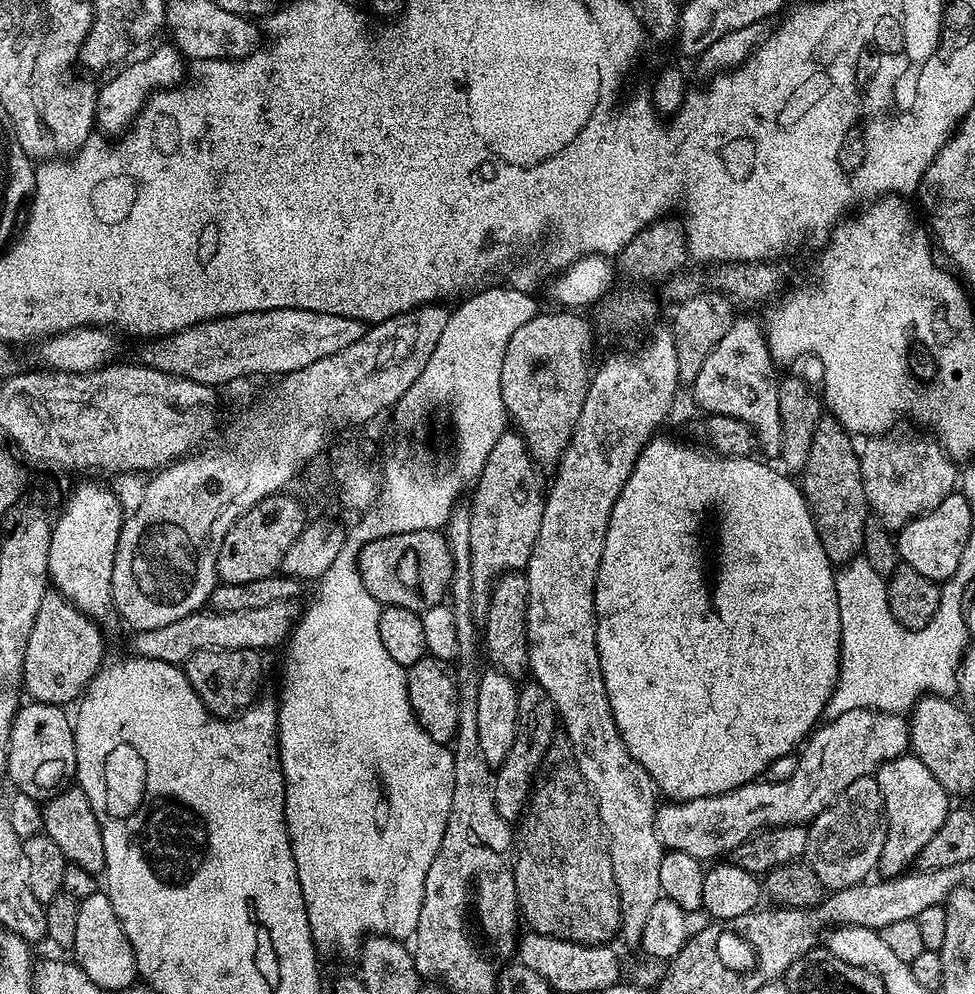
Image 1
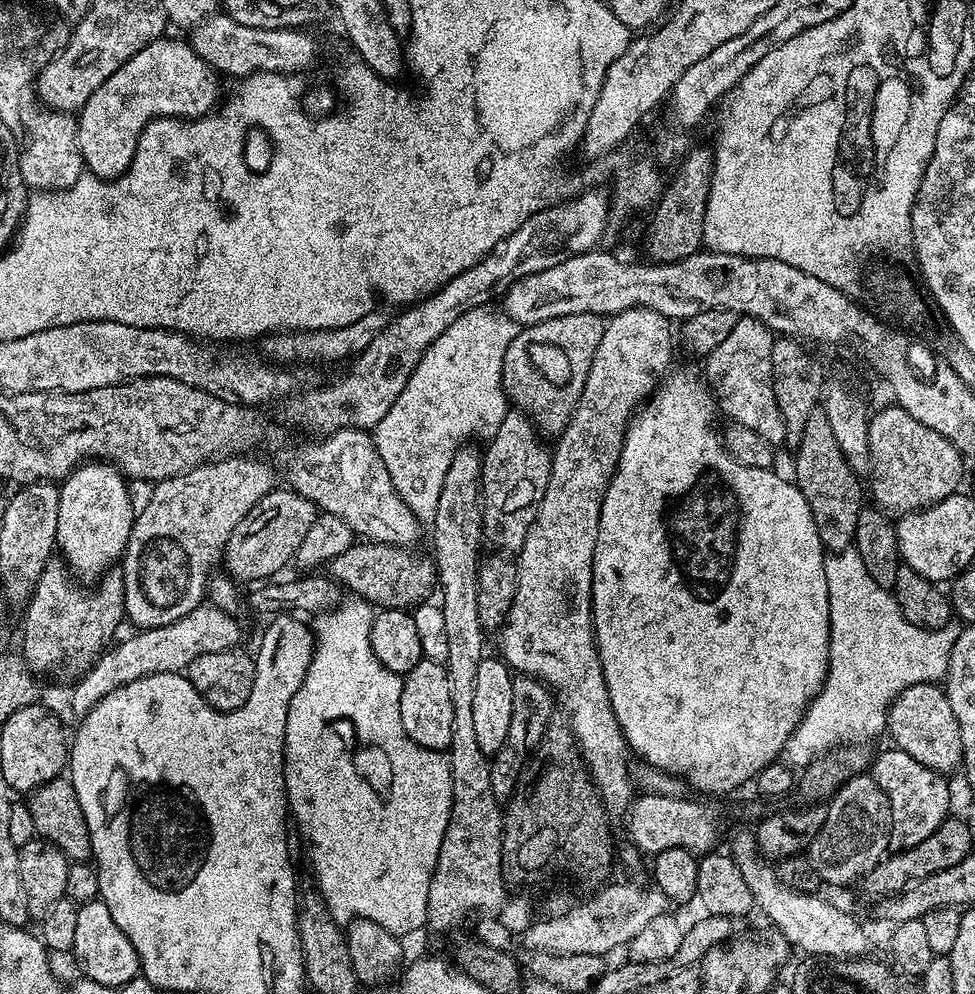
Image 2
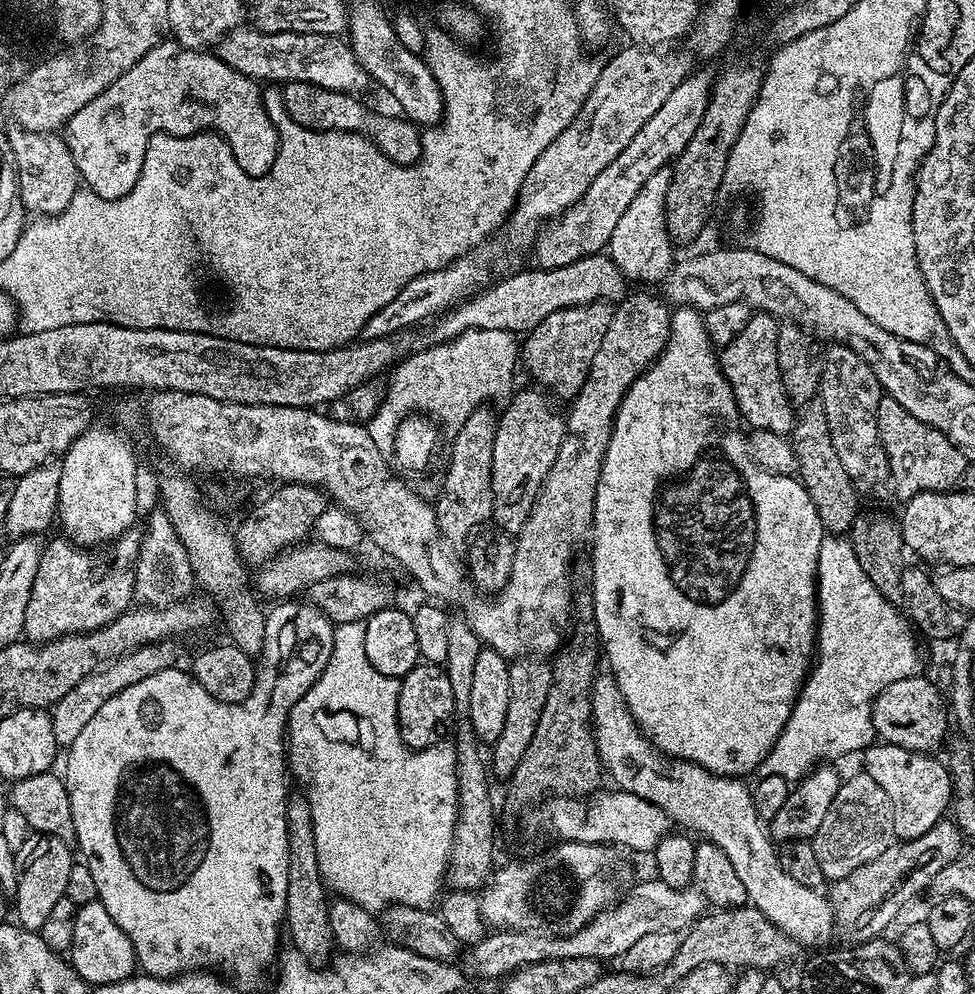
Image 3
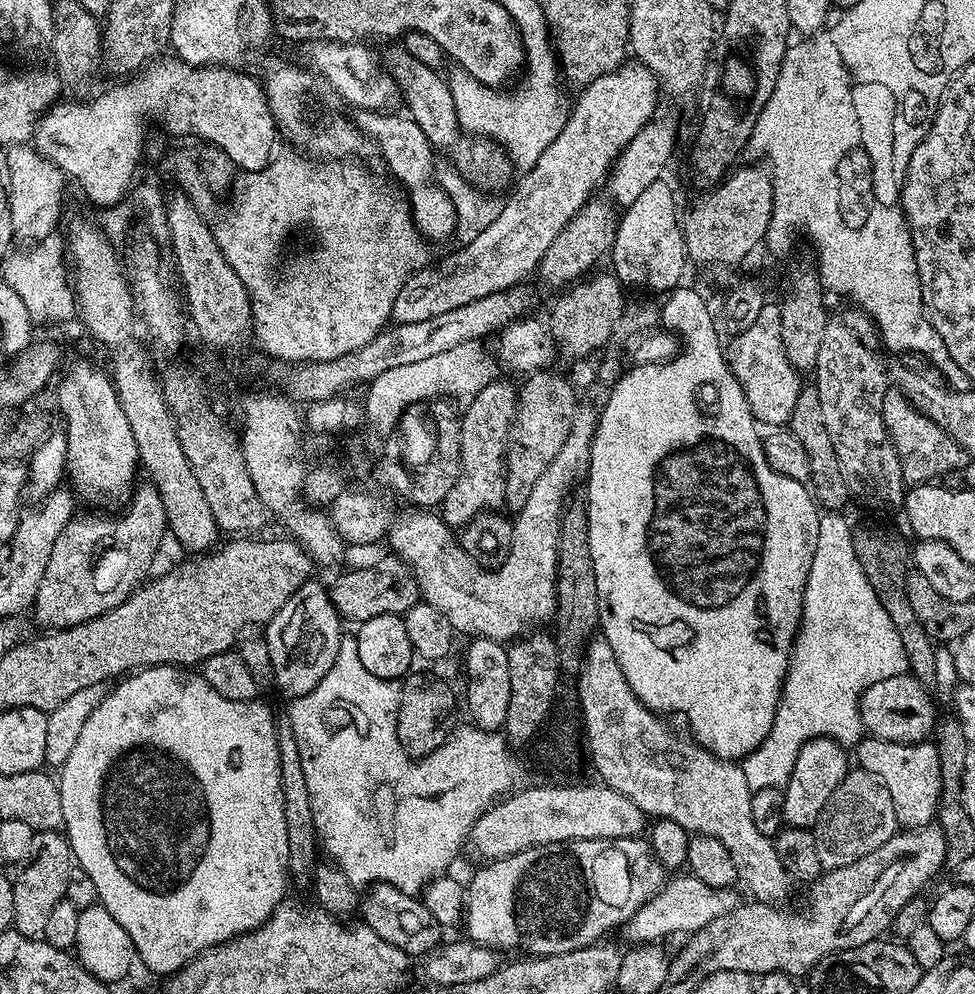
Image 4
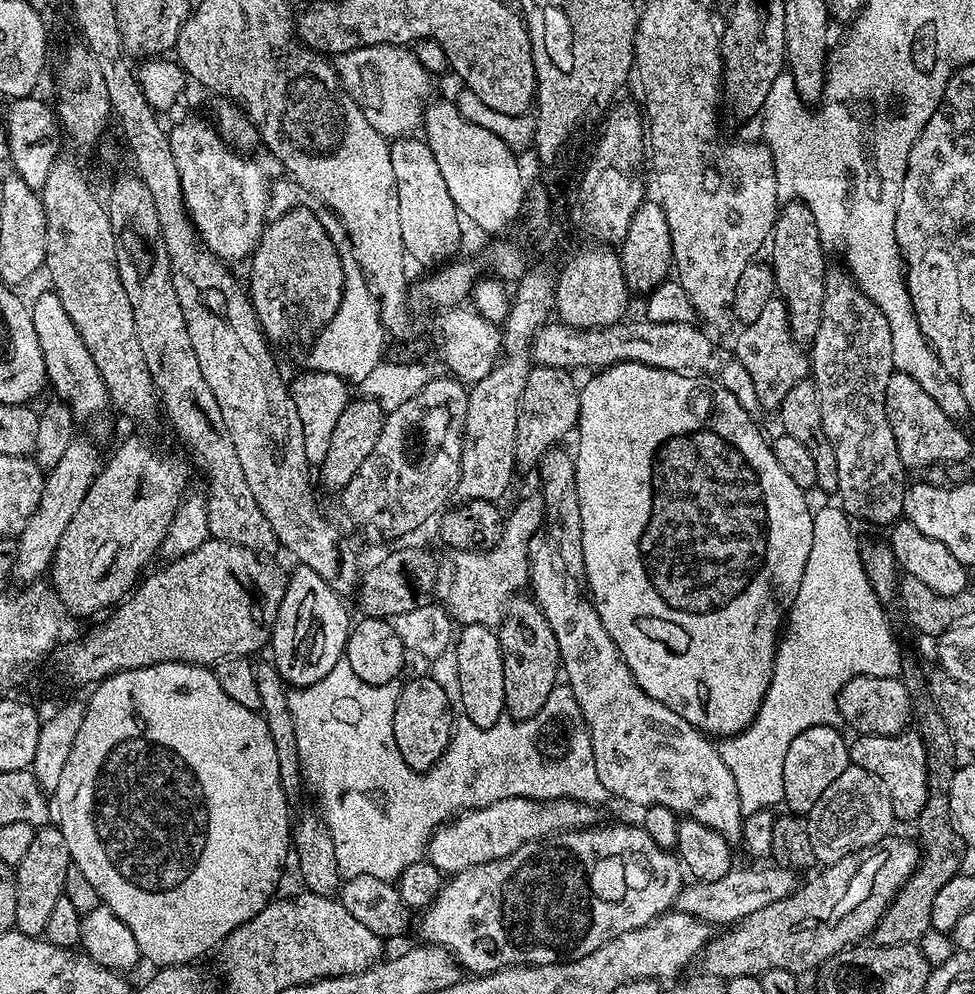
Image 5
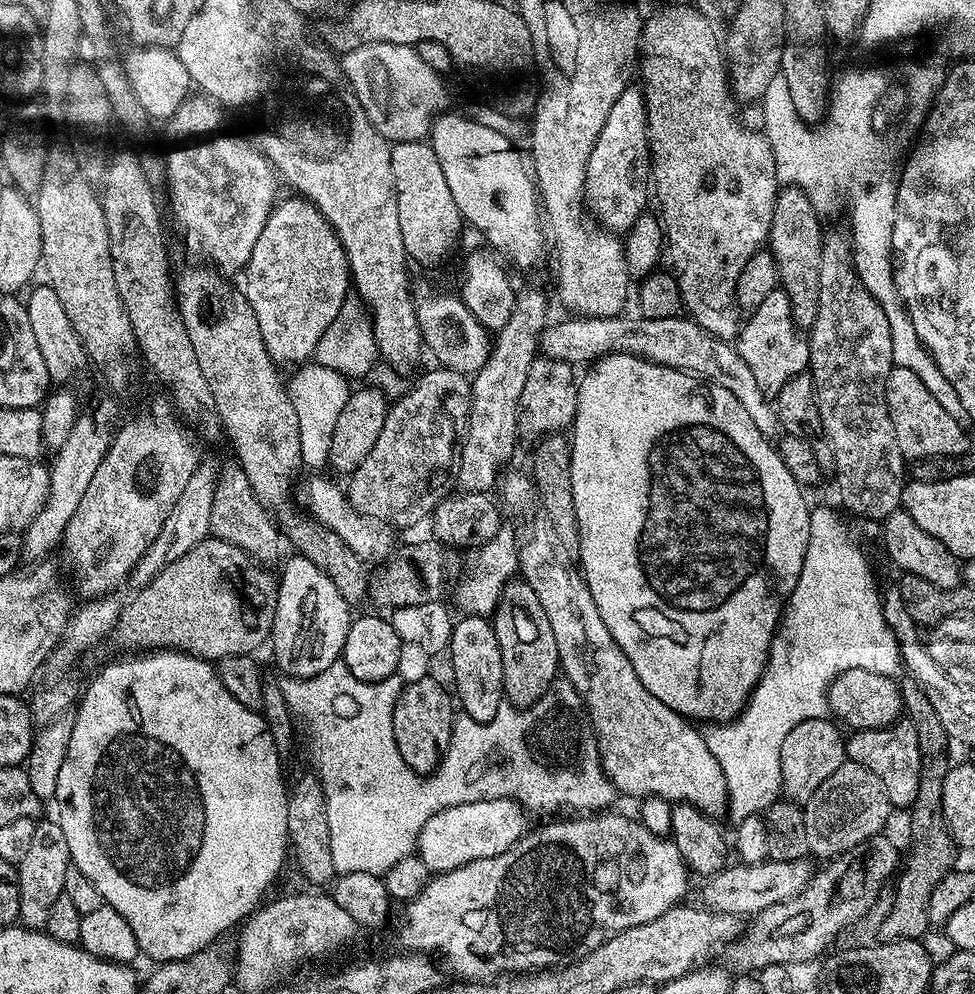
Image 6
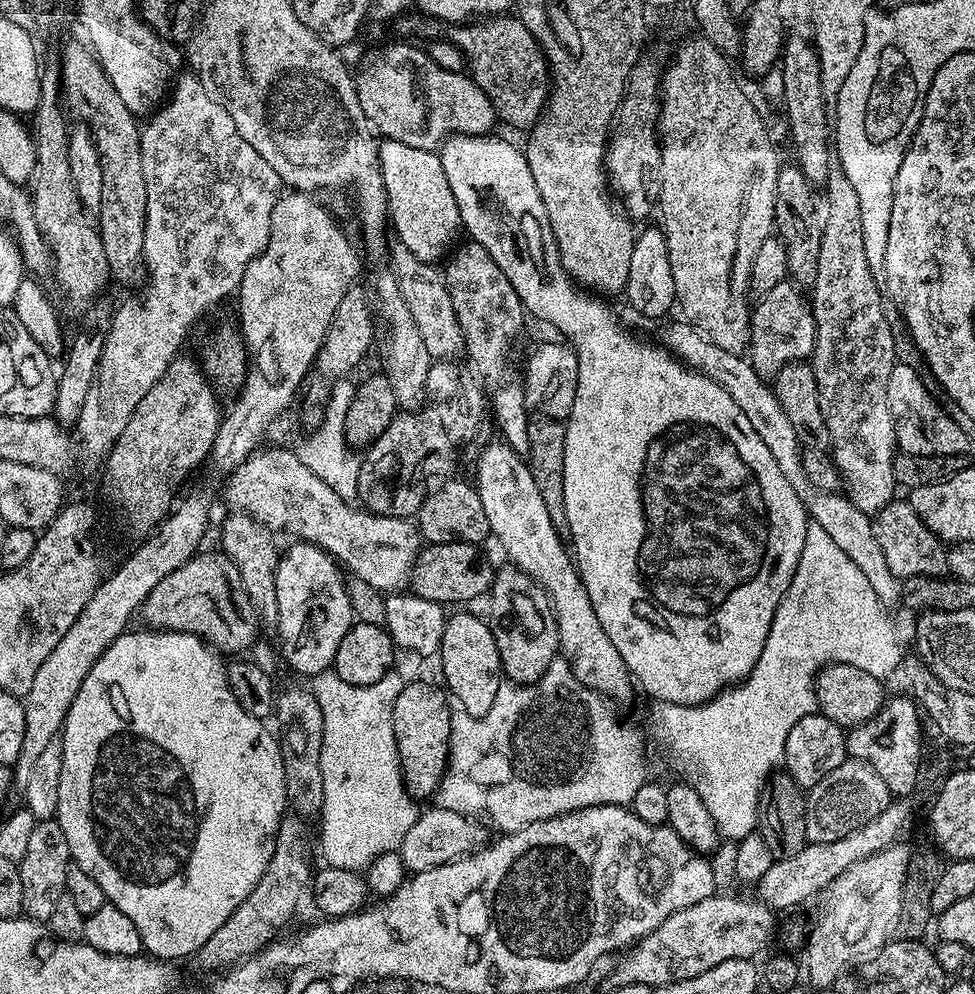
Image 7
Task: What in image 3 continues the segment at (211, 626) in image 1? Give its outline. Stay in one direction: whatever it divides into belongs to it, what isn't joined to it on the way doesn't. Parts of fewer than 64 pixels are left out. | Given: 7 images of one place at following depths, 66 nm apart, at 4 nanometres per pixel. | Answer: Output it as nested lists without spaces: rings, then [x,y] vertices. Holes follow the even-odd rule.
[[[172,642],[143,644],[142,647],[127,652],[125,656],[120,656],[111,664],[106,664],[103,668],[91,672],[86,678],[82,678],[82,682],[78,682],[78,686],[74,686],[74,690],[70,690],[66,698],[53,704],[50,709],[57,745],[70,746],[74,738],[78,738],[78,734],[82,734],[82,729],[90,723],[90,718],[94,718],[94,714],[98,714],[98,710],[102,710],[102,706],[106,706],[110,698],[114,698],[114,694],[126,690],[126,686],[134,686],[134,682],[142,682],[142,678],[150,678],[162,670],[173,667],[177,663],[174,645]]]

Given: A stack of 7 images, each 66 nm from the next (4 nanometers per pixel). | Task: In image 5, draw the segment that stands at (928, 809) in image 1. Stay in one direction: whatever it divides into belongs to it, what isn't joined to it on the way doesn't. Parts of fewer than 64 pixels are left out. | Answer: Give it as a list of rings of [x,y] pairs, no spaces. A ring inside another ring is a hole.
[[[905,730],[897,736],[870,736],[860,734],[848,745],[848,759],[862,770],[884,779],[890,790],[890,802],[896,820],[915,821],[927,800],[927,750],[916,730]]]

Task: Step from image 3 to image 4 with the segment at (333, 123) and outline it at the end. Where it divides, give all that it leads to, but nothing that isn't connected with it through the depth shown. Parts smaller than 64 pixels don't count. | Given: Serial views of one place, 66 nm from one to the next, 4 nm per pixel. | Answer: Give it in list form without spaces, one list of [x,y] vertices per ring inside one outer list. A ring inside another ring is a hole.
[[[358,110],[354,119],[356,128],[369,139],[377,142],[378,148],[393,176],[408,188],[408,205],[413,224],[421,236],[431,243],[442,242],[456,232],[456,211],[447,192],[436,181],[430,179],[434,170],[435,149],[426,138],[422,128],[411,117],[401,114],[392,116],[390,112]]]

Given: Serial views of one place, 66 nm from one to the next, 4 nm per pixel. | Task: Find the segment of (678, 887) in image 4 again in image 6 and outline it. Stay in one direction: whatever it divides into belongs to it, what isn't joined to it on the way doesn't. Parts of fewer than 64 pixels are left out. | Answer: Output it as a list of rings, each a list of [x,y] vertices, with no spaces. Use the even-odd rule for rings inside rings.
[[[808,858],[790,862],[767,859],[756,865],[736,862],[731,866],[726,866],[717,876],[711,877],[712,901],[710,901],[710,906],[715,912],[730,912],[741,918],[755,917],[757,912],[797,896],[812,881],[814,867],[812,868],[811,862],[813,863]]]

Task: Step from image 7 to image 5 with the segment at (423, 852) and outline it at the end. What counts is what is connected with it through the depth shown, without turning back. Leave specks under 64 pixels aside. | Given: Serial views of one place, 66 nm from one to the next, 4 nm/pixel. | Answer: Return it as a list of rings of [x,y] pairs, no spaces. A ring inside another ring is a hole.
[[[506,798],[494,802],[485,808],[474,808],[447,821],[436,829],[426,849],[426,860],[434,865],[440,873],[455,874],[462,870],[470,870],[470,866],[478,866],[486,862],[494,862],[498,858],[506,858],[514,854],[522,846],[546,836],[554,836],[557,832],[575,832],[578,828],[591,828],[597,823],[597,809],[591,804],[583,804],[580,800],[527,800],[526,798]]]

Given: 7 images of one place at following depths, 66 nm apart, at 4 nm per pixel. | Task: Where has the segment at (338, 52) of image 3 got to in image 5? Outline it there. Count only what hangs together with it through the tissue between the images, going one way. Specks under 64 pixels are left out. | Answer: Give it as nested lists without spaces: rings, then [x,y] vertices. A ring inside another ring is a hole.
[[[379,44],[342,52],[335,57],[334,67],[344,89],[358,102],[362,114],[386,138],[407,137],[424,123],[424,110],[433,99],[433,77],[414,58],[407,47],[398,44]]]

